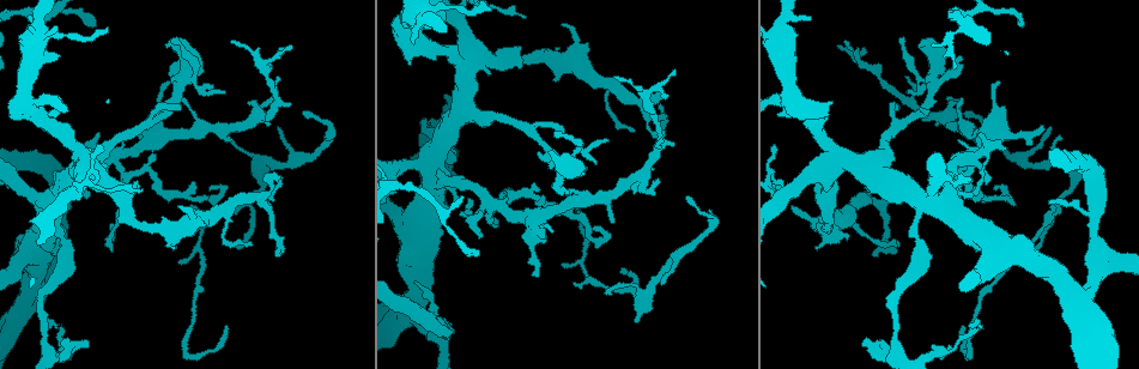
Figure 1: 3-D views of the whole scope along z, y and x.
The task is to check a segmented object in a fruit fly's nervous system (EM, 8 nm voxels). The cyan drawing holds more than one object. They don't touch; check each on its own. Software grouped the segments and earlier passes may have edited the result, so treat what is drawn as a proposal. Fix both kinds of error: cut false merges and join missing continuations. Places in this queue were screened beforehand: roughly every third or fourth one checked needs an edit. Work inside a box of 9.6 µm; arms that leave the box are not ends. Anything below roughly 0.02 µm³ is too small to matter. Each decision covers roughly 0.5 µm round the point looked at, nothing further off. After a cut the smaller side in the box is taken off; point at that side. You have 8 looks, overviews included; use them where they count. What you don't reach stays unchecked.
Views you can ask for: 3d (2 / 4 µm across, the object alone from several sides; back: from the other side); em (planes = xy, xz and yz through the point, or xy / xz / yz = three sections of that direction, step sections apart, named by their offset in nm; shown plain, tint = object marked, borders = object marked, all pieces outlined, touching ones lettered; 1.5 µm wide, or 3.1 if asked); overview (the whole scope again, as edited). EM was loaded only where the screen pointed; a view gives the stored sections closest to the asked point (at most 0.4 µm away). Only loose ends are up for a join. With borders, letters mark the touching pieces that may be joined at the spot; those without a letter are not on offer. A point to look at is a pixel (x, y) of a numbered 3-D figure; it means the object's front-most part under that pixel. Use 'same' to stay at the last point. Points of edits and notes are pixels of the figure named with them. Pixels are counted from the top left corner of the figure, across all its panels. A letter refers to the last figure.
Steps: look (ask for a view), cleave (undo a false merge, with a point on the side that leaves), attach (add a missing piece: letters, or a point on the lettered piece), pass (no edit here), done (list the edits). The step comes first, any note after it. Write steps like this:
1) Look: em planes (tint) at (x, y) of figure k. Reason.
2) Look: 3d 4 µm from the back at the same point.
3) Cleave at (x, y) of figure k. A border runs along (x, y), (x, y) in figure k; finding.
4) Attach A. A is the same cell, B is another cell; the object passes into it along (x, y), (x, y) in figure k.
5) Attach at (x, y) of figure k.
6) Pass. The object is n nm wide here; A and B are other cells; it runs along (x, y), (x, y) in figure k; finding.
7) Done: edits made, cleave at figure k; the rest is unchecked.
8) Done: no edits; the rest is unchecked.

Look: em yz step 4 (tint) at (811, 17) of figure 1. Free end.

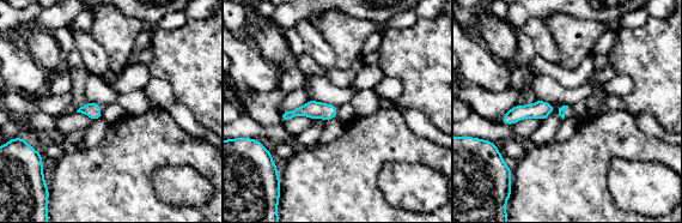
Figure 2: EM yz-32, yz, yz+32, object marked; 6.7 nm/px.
Look: em yz step 4 (borders) at the same point. See the neighbours.

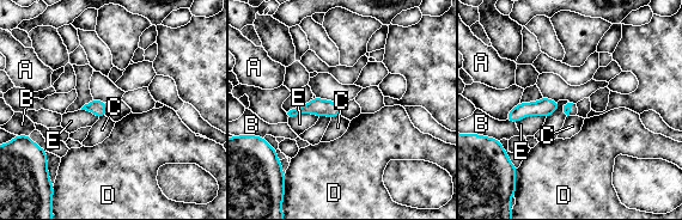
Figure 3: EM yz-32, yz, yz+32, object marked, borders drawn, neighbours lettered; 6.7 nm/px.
Pass. A, B, C, D and E are other cells; it runs along (339, 107), (306, 108), (288, 115) in figure 3; no lettered piece goes on from it.

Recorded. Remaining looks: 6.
Look: em planes (borders) at (228, 327) of figure 1. Thin end.

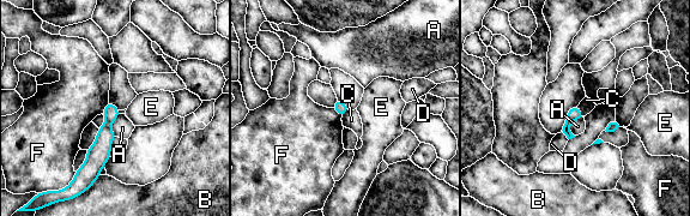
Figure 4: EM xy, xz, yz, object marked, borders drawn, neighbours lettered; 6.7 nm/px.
Pass. The object is 90 nm wide here; A, B, C, D, E and F are other cells; a border runs along (576, 106), (585, 115) in figure 4; no lettered piece goes on from it.

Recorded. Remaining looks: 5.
Look: 3d 4 µm at (562, 266) of figure 1. Free end.

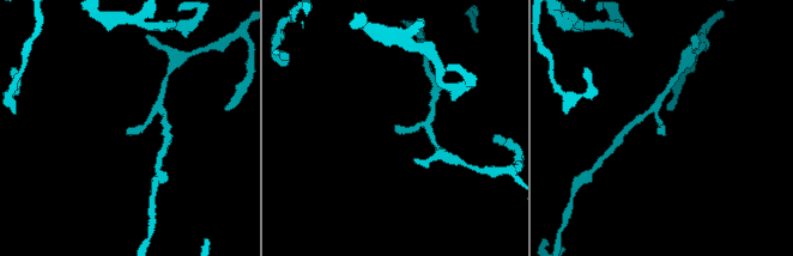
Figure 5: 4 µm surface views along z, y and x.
Look: em planes (borders) at (660, 131) of figure 5. Shape alone is not enough.

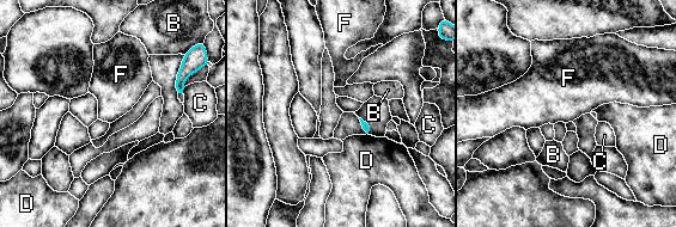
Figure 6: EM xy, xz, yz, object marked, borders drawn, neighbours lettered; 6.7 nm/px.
Pass. B, C, D and F are other cells; a border runs along (184, 87), (182, 92) in figure 6; none of them fits.

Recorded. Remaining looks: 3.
Done: no edits; the rest is unchecked.

